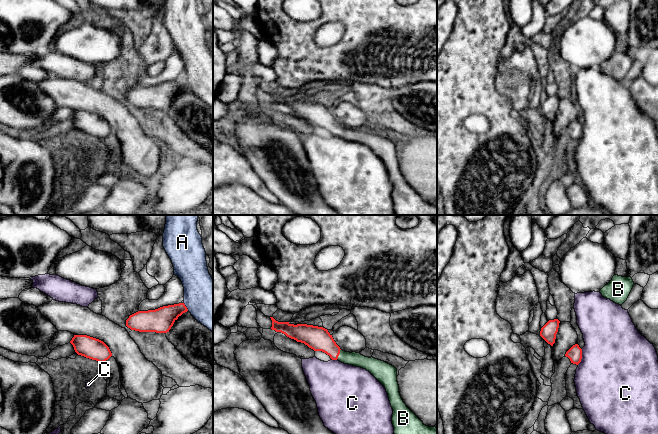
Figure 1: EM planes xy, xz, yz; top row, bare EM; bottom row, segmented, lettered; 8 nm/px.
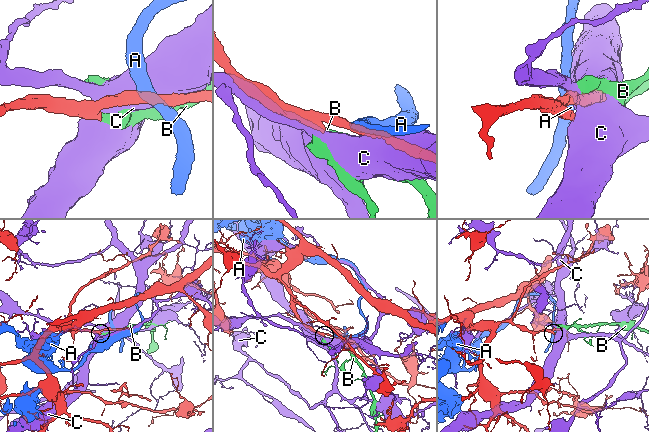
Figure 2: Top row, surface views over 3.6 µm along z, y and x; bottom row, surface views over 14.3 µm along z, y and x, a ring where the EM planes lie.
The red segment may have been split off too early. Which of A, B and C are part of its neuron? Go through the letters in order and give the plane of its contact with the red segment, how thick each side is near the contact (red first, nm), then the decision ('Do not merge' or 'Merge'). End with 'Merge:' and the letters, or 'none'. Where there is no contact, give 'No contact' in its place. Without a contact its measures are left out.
A: Touches red in xy. Thickness 200 nm (red) against 380 nm. Do not merge
B: Touches red in xz. Thickness 190 nm (red) against 110 nm. Merge
C: Touches red in yz. Thickness 110 nm (red) against 500 nm. Do not merge
Merge: B

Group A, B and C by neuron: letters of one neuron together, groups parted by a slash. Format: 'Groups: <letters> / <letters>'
Groups: A / B / C

